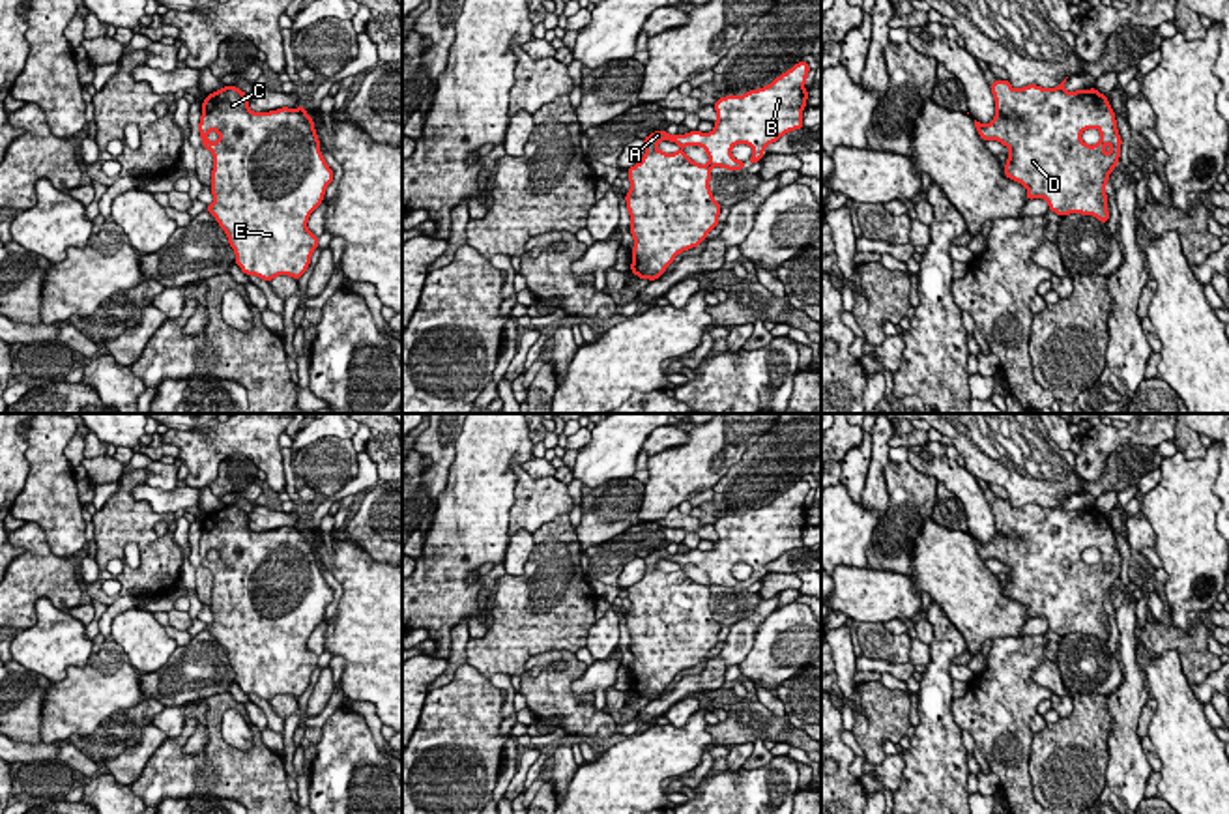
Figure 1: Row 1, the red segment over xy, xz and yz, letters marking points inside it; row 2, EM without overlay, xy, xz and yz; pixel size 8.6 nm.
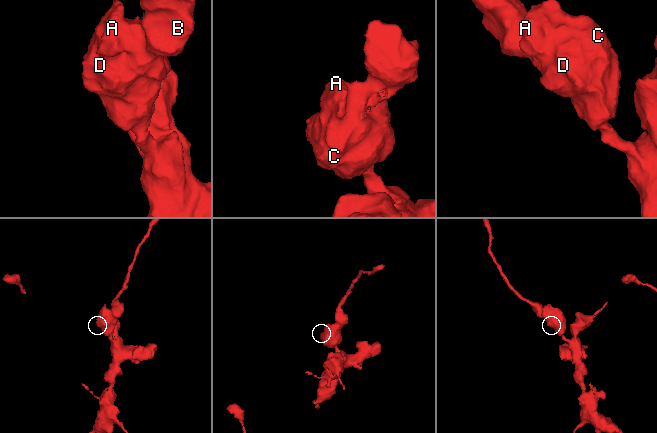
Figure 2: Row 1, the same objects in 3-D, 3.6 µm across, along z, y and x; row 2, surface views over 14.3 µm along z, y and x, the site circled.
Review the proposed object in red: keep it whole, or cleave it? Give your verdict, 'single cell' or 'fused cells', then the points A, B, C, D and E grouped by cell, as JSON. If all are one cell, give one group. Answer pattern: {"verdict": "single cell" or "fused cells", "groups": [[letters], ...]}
{"verdict": "single cell", "groups": [["A", "B", "C", "D", "E"]]}

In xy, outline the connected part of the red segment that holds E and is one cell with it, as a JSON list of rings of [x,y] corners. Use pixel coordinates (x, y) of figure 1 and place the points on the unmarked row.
[[[223,505],[204,518],[198,550],[202,565],[213,573],[213,621],[206,631],[226,651],[236,683],[245,694],[264,700],[277,694],[299,700],[318,666],[318,655],[307,647],[307,640],[333,601],[333,589],[320,571],[314,539],[305,526],[253,531],[245,511]]]

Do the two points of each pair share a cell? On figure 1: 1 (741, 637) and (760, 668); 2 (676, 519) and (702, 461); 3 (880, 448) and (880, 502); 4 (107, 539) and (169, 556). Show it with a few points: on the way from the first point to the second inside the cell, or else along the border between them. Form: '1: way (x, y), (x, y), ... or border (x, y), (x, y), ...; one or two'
1: border (769, 612), (756, 631), (751, 652), (737, 663); two
2: border (676, 506), (657, 521); two
3: way (878, 461), (876, 489); one
4: way (122, 536), (141, 536), (154, 549); one

